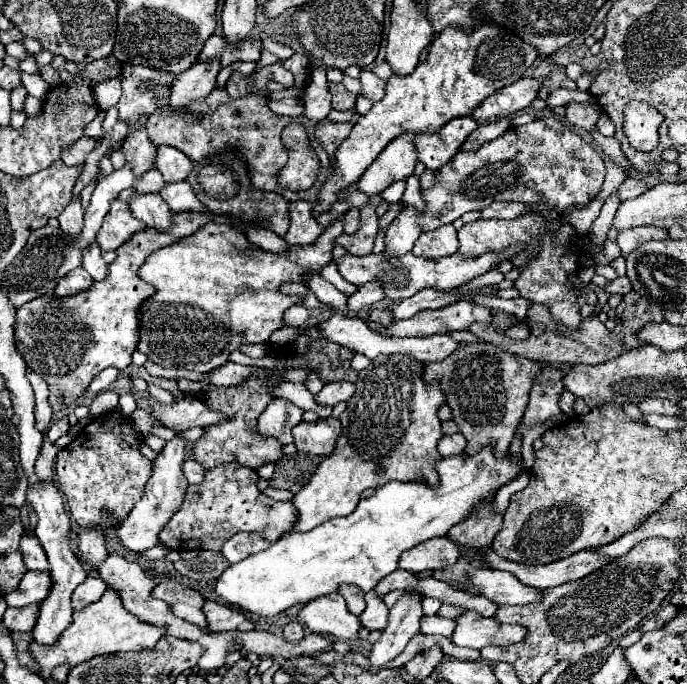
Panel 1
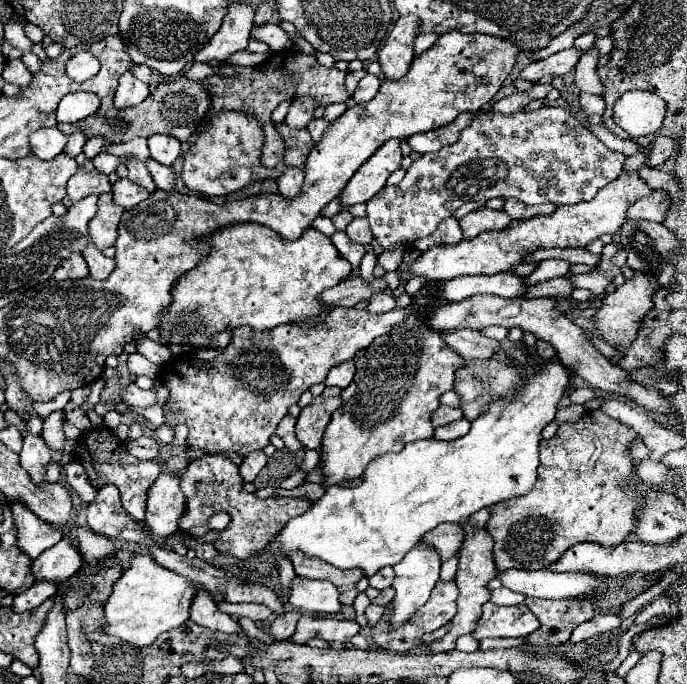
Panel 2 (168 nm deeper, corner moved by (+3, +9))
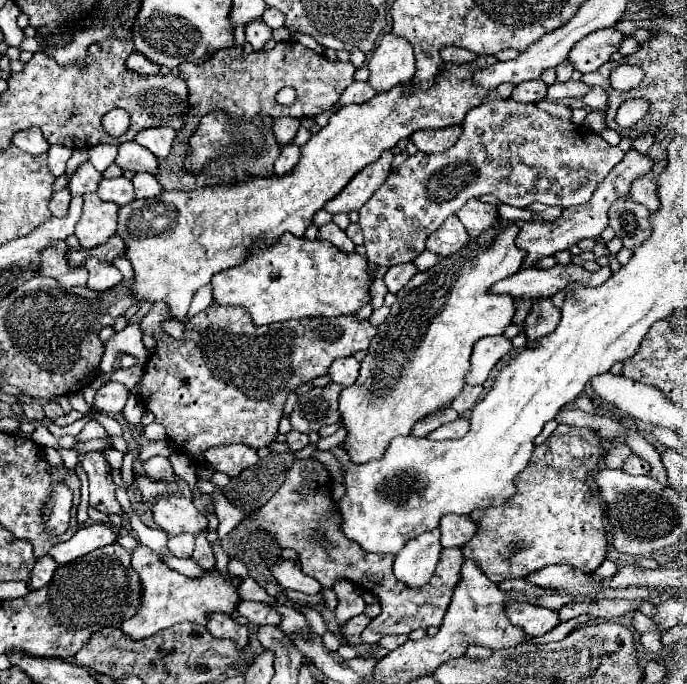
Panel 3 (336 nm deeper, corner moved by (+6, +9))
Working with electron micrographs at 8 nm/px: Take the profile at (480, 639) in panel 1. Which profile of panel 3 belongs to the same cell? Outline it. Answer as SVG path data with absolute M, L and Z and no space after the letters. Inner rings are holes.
M513 603L513 605L507 605L505 611L507 611L507 617L511 619L511 623L521 627L529 637L545 635L561 623L557 611L551 611L545 607L535 607L531 603L521 603L521 605Z

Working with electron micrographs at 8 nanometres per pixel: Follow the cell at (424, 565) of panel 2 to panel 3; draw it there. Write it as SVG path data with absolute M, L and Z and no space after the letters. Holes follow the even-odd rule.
M433 529L411 539L395 557L393 565L395 577L399 577L399 581L403 581L409 587L425 585L431 579L435 565L439 561L441 553L439 537L441 531Z

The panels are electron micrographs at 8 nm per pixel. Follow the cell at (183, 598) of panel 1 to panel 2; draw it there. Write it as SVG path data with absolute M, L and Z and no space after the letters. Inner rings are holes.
M198 589L198 593L192 597L190 619L194 623L198 623L200 627L208 627L208 629L220 631L220 633L238 633L240 631L240 625L230 615L218 611L210 593L206 593L202 589Z

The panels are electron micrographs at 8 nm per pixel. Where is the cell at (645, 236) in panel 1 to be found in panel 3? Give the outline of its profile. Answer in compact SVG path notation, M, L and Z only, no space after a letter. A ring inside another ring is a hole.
M657 161L653 169L641 177L637 177L631 185L629 197L641 205L645 205L649 211L659 209L659 197L657 197L657 177L665 169L665 161Z

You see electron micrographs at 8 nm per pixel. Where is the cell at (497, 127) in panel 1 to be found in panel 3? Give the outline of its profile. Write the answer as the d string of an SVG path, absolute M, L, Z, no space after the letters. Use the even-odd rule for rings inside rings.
M535 79L535 81L523 81L515 85L511 97L513 101L519 101L519 103L537 103L545 99L545 95L547 95L547 85L541 79Z

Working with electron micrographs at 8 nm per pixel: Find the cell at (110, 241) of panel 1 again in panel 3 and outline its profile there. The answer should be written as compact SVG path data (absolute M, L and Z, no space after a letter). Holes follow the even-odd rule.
M97 193L83 195L83 213L75 225L75 235L83 249L91 249L107 241L117 231L117 205L103 203Z

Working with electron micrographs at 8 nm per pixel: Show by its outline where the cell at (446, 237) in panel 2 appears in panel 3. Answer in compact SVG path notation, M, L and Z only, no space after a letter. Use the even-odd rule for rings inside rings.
M451 215L447 217L447 221L443 221L443 225L431 233L431 237L427 239L427 249L441 255L441 257L447 257L447 255L453 255L455 251L459 251L459 247L463 247L467 243L469 235L463 227L463 223L459 221L457 215Z

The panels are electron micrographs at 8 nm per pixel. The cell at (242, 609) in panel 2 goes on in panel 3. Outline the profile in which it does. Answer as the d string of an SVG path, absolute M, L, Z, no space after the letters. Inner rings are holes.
M243 601L237 607L237 613L241 617L245 617L249 623L261 627L261 625L279 625L281 623L281 615L263 603L255 603L255 601Z

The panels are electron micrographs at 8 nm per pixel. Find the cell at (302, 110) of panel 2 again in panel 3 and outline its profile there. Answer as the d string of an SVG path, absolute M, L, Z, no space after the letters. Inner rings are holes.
M279 117L279 119L275 119L273 127L271 127L273 133L275 133L275 141L279 145L291 143L295 133L297 133L297 129L299 129L299 125L301 125L301 121L295 119L295 117Z

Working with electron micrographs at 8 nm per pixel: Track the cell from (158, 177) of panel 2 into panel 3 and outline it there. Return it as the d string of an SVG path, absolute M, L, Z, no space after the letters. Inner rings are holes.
M135 141L119 145L119 155L117 155L115 163L125 171L137 171L137 173L139 171L145 171L145 173L157 171L155 155Z

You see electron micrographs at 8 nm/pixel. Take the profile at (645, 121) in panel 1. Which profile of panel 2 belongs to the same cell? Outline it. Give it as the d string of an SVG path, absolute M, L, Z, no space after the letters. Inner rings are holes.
M648 91L624 93L614 103L614 121L632 137L644 137L656 133L662 127L666 115L666 103Z

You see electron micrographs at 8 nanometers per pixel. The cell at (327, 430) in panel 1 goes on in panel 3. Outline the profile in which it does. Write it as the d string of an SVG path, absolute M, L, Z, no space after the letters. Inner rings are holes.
M329 383L327 387L313 387L305 395L299 395L293 413L289 415L291 427L301 433L319 431L325 425L337 423L341 419L337 399L343 385Z

